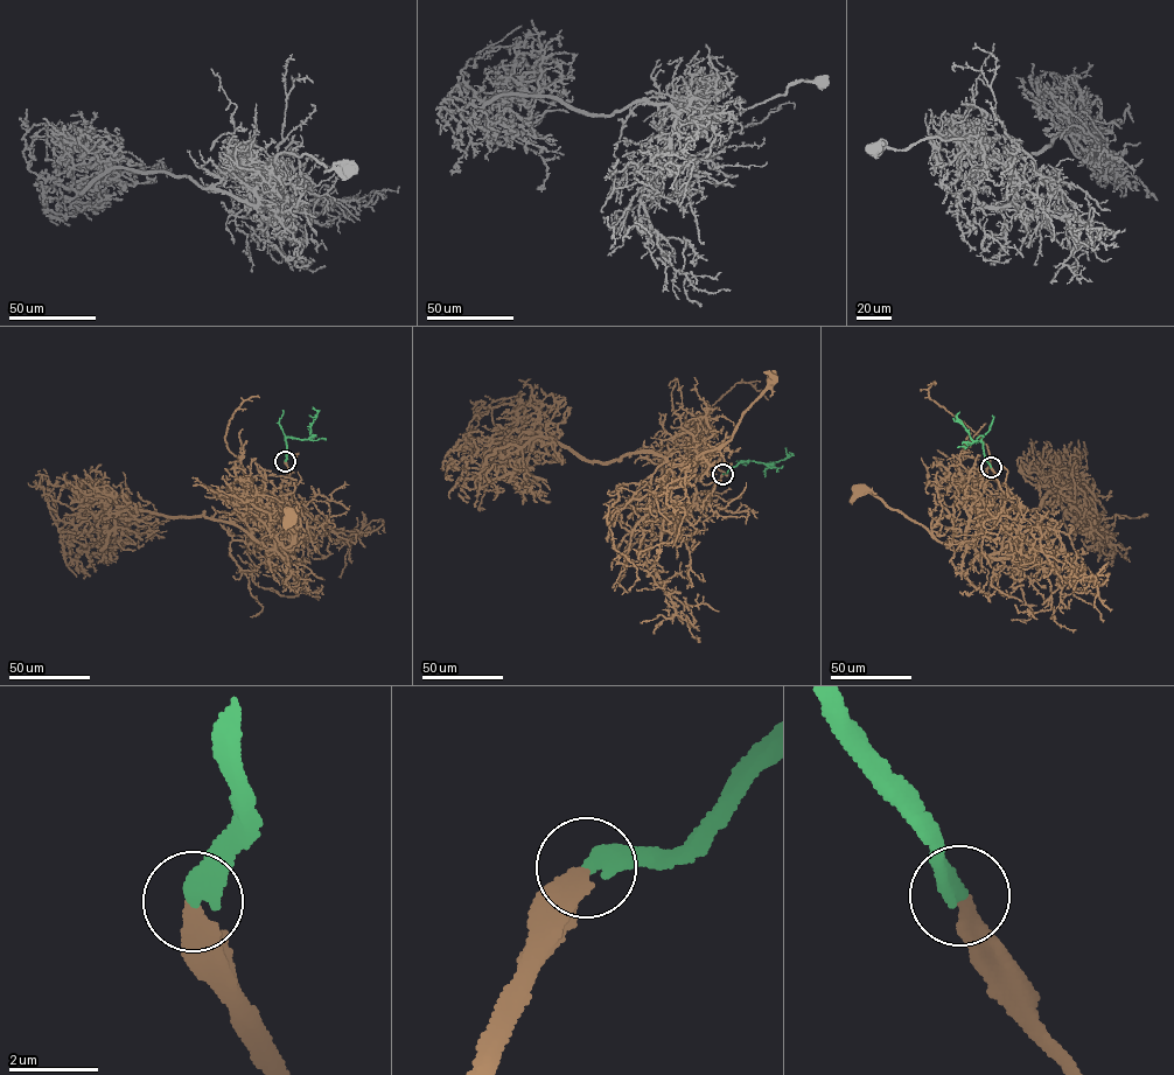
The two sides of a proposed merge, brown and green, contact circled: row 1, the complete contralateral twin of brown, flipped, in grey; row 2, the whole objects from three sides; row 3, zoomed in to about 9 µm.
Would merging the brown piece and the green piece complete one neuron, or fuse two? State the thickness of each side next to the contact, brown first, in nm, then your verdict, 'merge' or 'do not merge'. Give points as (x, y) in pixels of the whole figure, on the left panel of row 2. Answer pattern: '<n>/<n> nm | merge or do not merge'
400/440 nm | merge

